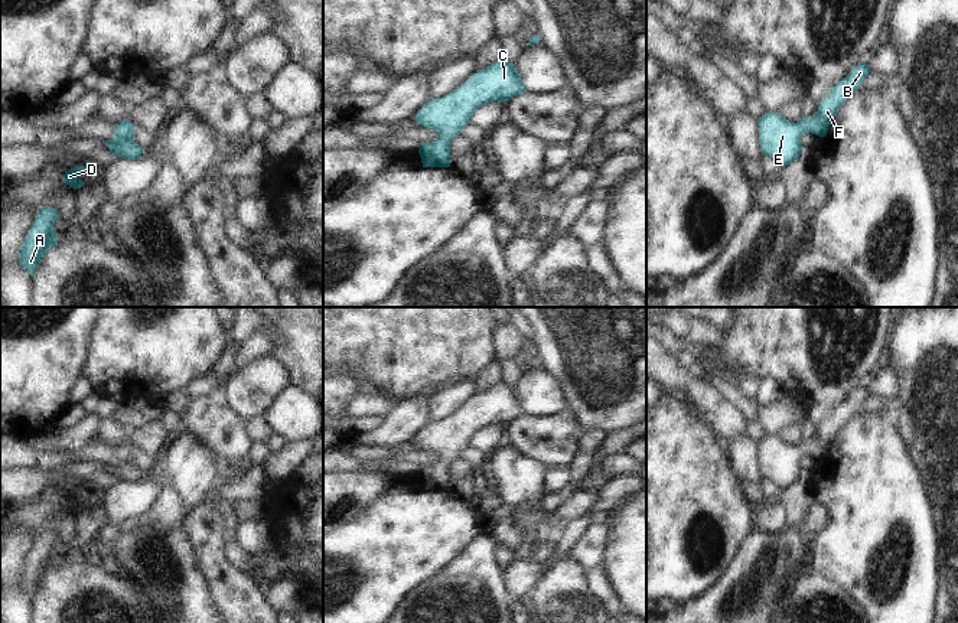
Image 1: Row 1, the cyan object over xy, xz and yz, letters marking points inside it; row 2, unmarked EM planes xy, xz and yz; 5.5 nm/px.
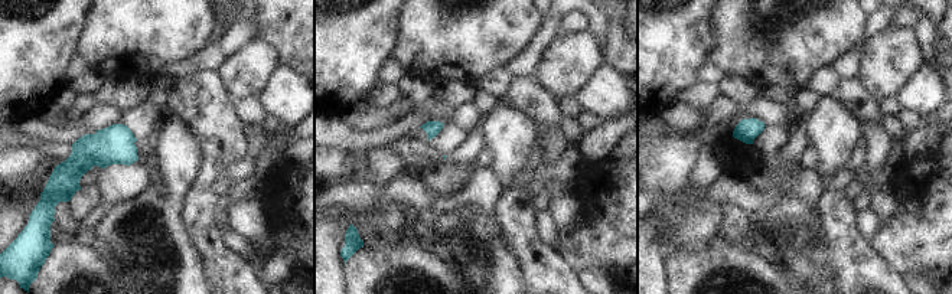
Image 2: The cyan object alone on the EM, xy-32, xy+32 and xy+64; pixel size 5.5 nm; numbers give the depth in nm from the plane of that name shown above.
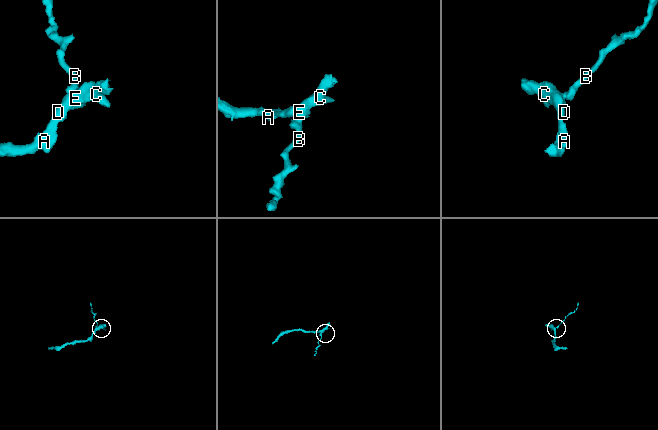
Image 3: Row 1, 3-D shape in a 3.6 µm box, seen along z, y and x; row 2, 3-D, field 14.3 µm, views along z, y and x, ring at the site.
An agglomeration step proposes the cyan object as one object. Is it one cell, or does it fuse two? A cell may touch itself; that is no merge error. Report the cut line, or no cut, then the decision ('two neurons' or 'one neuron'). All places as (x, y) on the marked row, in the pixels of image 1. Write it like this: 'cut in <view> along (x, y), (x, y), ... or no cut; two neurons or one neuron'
no cut; one neuron

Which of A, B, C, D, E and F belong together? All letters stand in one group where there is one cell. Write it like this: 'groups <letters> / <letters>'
groups A B C D E F

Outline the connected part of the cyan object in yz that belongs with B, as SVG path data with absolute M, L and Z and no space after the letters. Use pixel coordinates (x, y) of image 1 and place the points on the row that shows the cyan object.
M866 61L853 68L831 88L812 117L802 117L798 123L788 121L781 112L766 112L760 117L759 140L763 156L772 157L783 167L795 162L802 150L801 137L808 133L825 137L838 108L858 89L869 74Z

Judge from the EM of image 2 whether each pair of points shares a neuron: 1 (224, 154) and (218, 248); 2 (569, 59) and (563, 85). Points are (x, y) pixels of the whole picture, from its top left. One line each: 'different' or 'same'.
1: same
2: same

